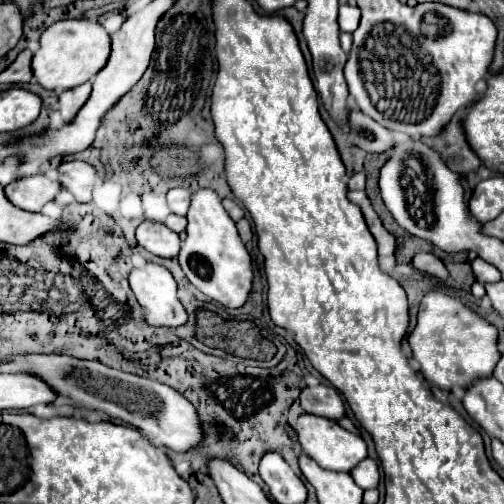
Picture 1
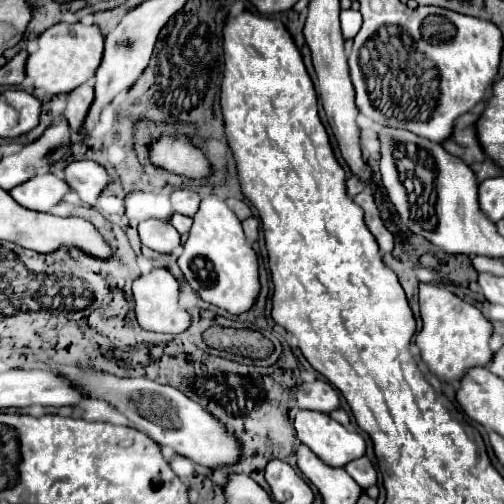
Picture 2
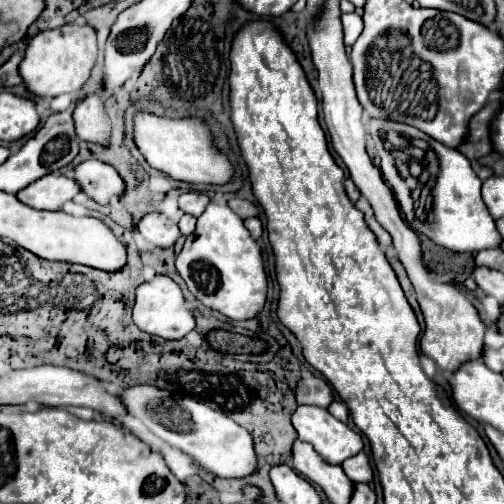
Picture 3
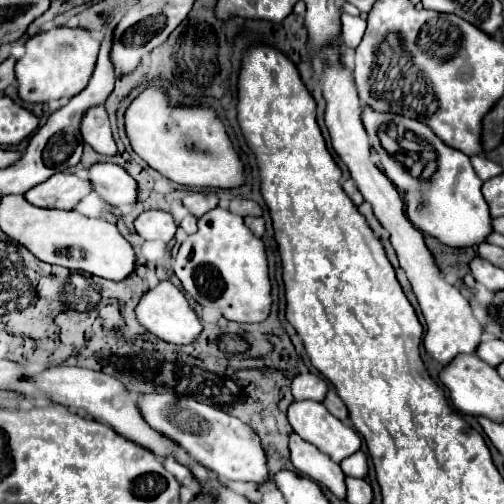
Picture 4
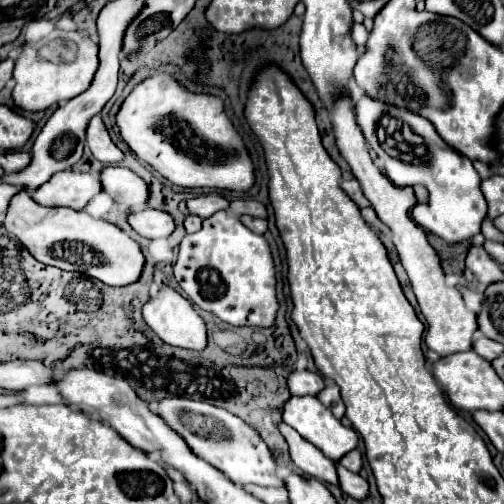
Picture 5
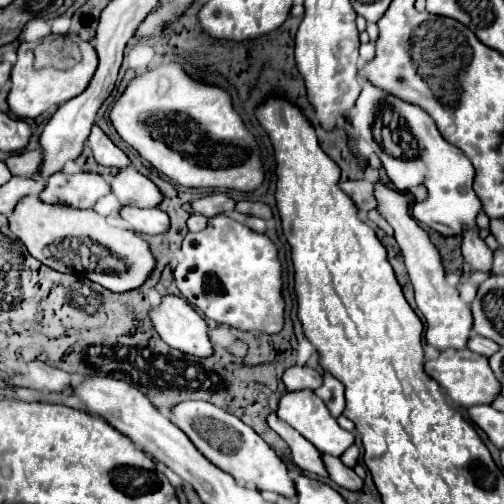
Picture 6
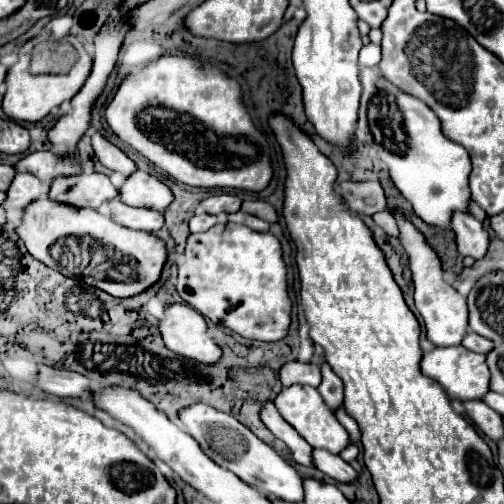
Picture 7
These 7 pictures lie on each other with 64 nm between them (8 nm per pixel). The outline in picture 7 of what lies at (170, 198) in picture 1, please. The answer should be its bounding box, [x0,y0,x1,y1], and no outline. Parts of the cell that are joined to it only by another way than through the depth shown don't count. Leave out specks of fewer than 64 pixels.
[200,194,238,216]

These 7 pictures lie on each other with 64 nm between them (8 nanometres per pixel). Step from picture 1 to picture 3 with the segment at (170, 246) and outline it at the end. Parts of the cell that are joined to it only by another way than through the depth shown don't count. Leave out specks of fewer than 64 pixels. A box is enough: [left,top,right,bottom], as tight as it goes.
[138,214,180,248]

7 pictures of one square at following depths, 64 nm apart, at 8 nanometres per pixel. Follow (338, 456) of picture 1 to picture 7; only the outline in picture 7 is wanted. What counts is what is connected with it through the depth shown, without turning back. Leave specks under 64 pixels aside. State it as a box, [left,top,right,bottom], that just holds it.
[274,386,350,454]

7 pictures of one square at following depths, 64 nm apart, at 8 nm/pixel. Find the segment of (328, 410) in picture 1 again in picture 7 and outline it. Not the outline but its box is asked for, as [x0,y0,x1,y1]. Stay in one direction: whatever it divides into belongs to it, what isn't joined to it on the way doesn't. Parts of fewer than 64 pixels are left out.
[280,362,322,388]

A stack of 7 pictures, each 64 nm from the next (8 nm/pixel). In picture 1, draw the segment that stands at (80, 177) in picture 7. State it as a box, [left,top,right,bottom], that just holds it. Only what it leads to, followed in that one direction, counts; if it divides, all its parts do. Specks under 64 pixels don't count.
[4,176,60,212]

